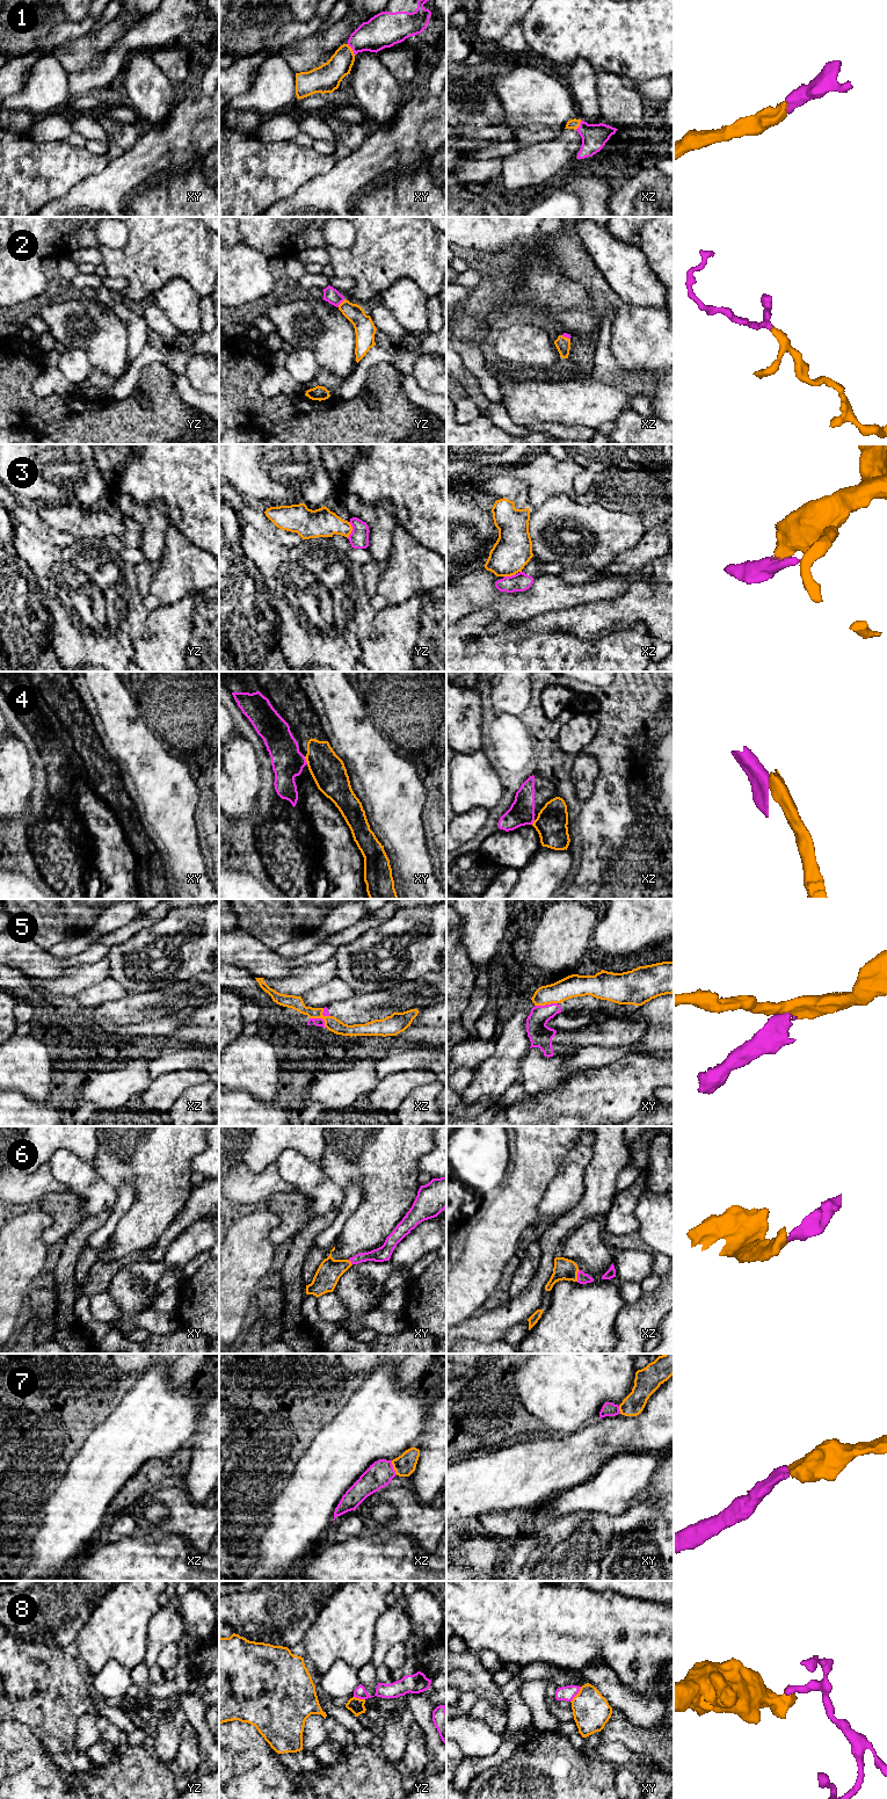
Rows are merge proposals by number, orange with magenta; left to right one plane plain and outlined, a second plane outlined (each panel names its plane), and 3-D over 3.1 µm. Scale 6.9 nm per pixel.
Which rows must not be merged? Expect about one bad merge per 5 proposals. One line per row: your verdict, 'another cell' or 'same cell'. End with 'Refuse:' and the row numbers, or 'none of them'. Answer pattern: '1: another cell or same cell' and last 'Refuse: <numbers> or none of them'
1: same cell
2: same cell
3: another cell
4: same cell
5: another cell
6: same cell
7: same cell
8: another cell
Refuse: 3, 5, 8

